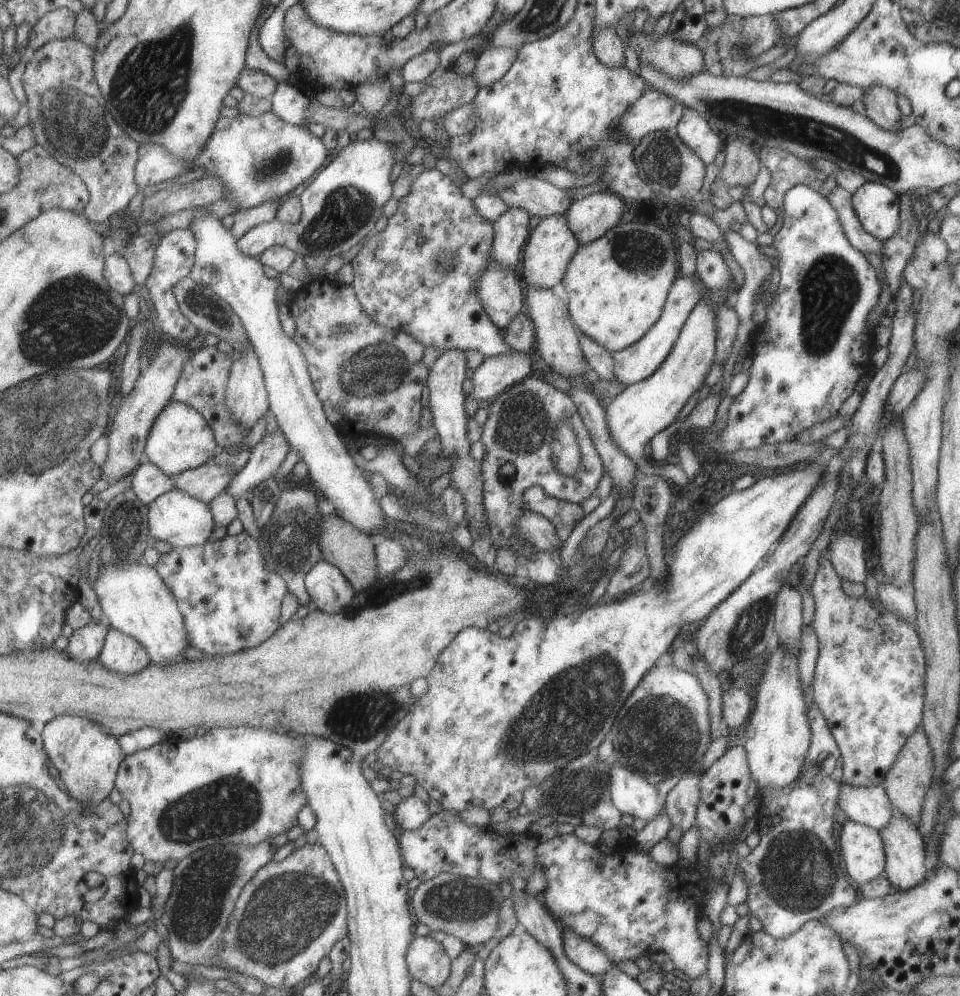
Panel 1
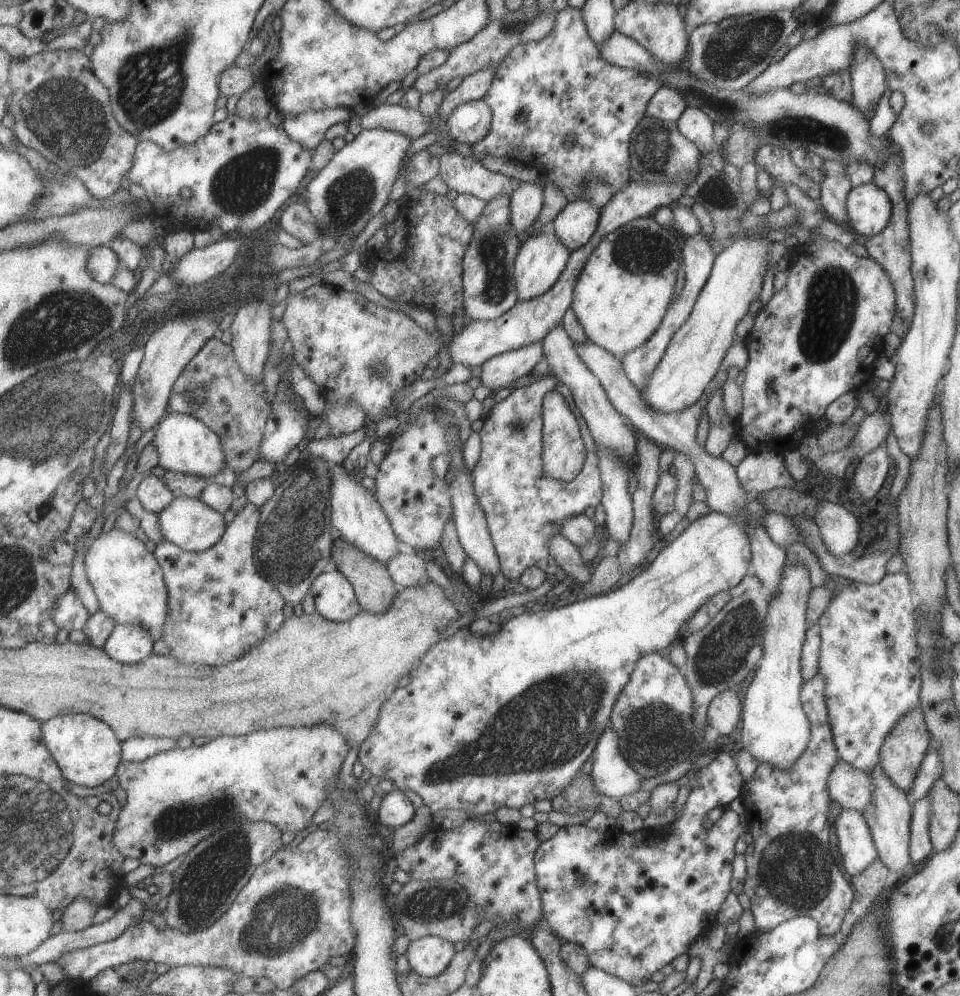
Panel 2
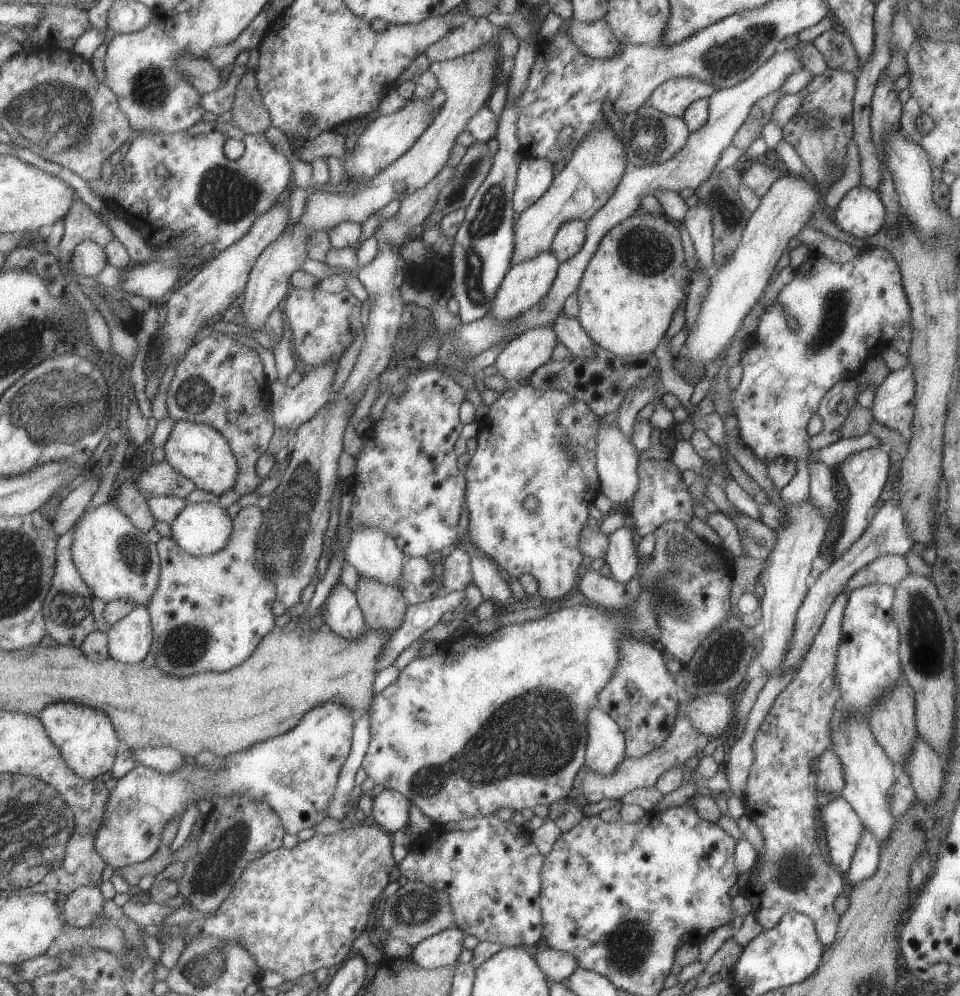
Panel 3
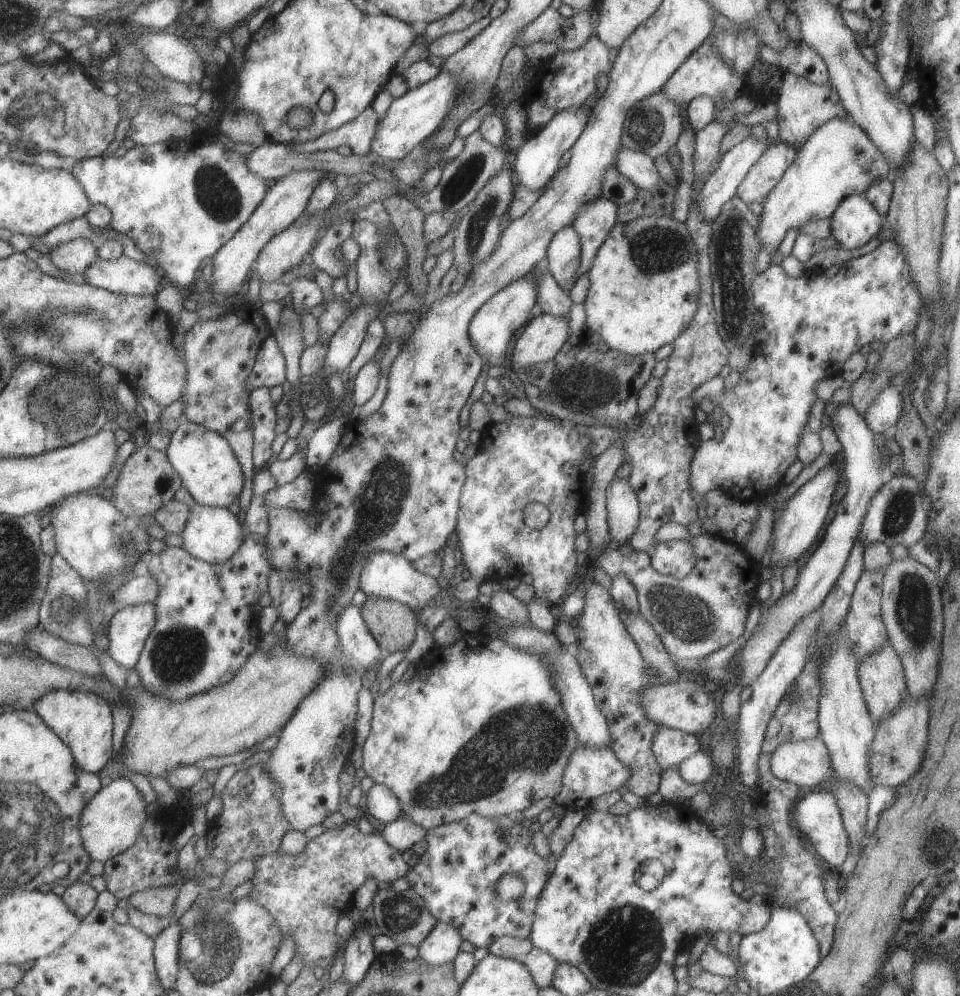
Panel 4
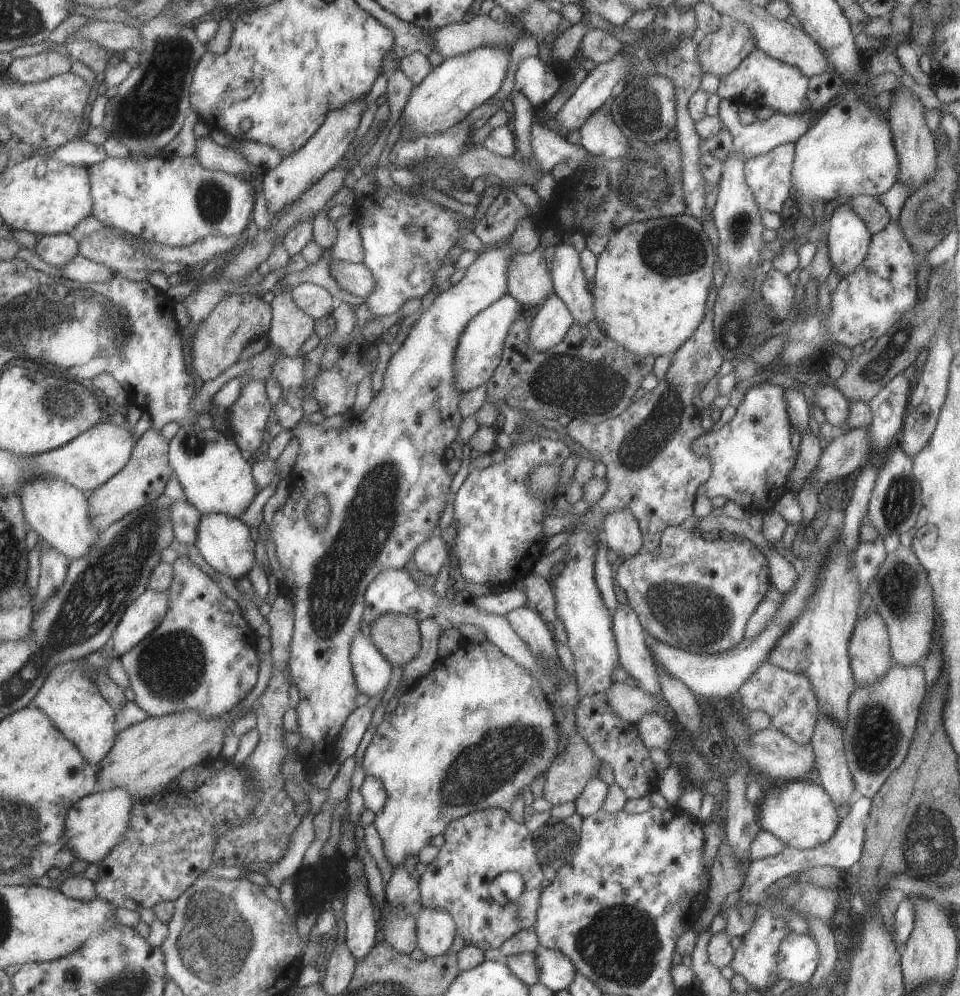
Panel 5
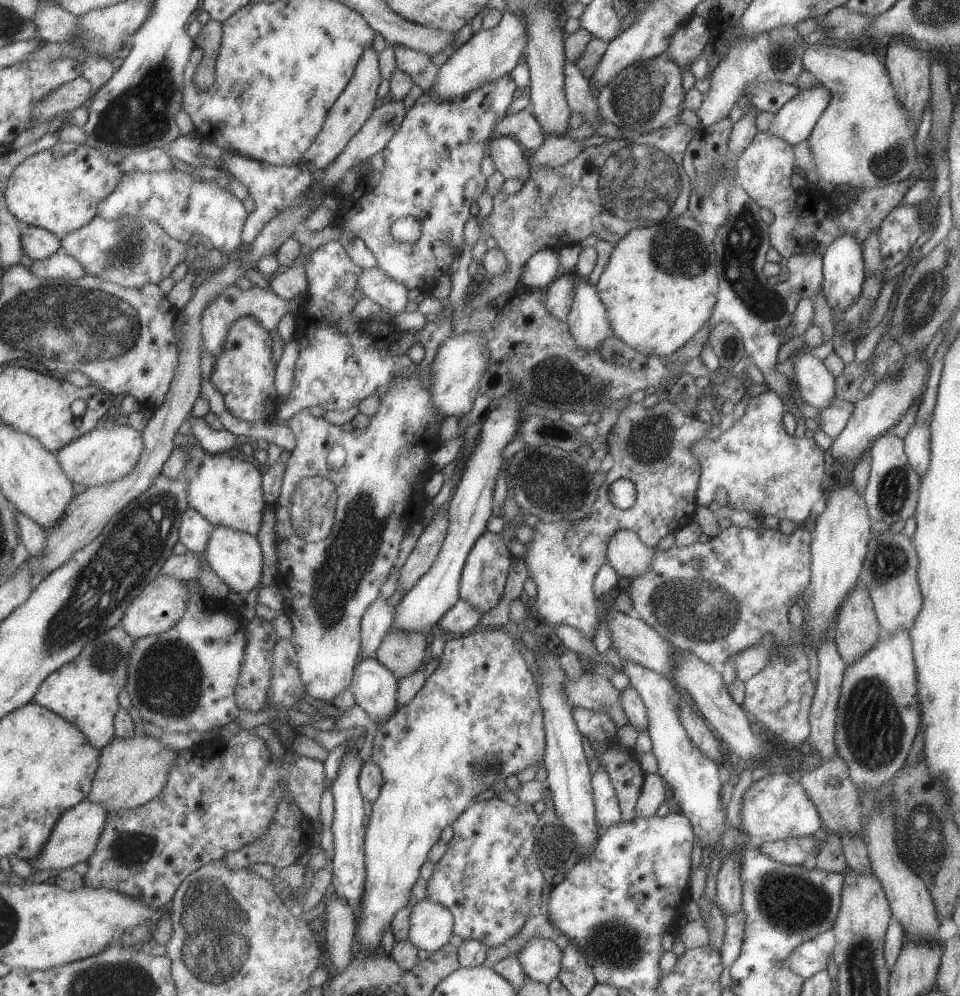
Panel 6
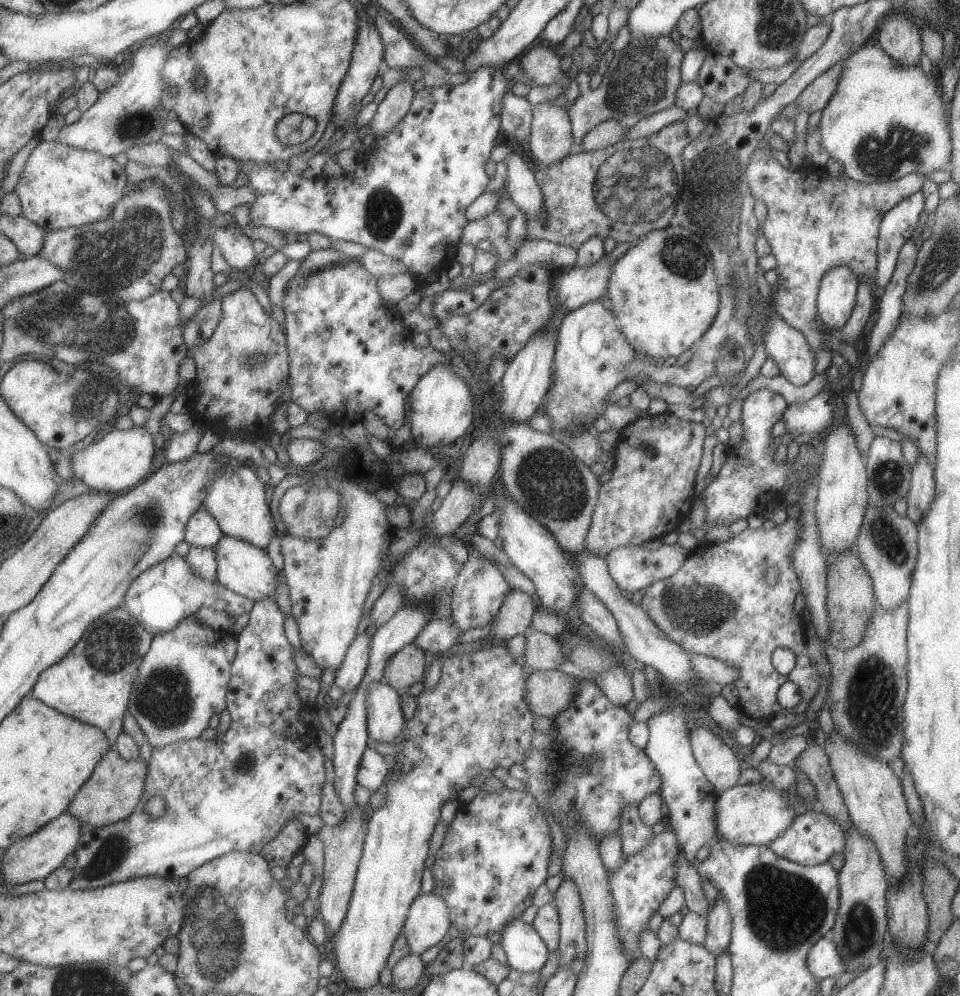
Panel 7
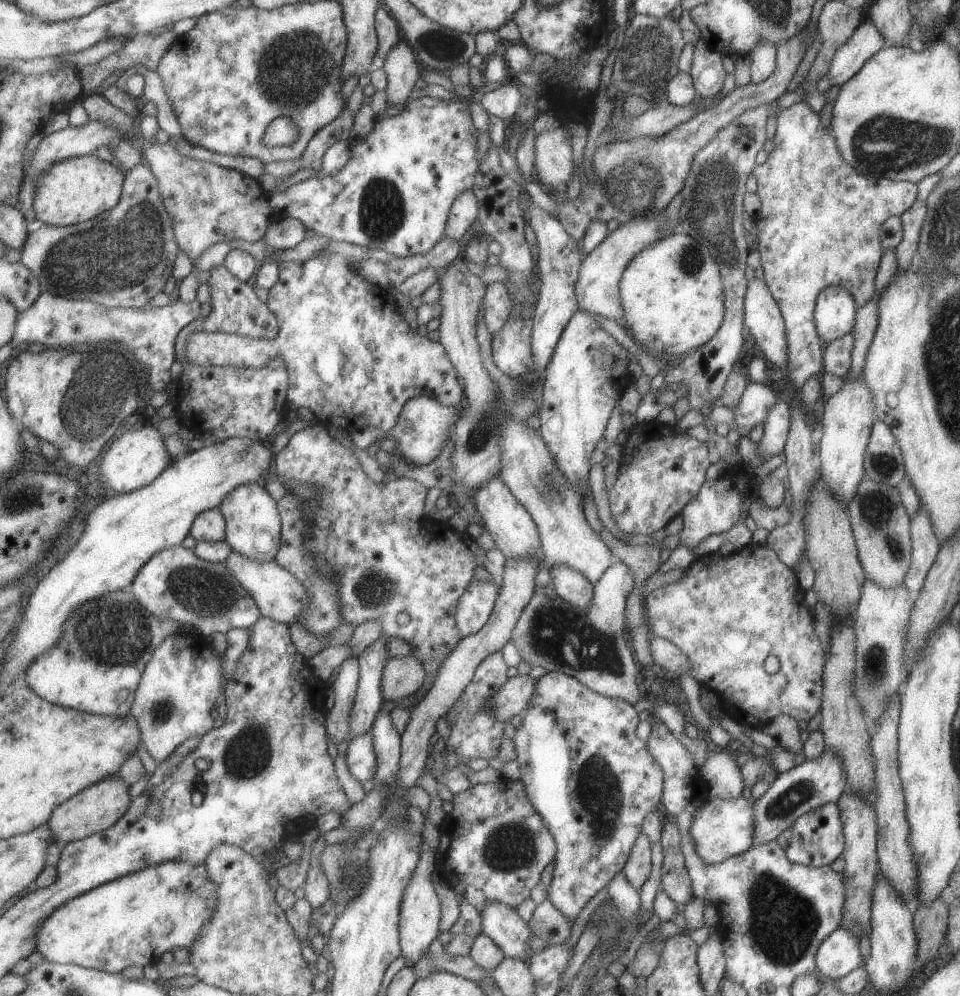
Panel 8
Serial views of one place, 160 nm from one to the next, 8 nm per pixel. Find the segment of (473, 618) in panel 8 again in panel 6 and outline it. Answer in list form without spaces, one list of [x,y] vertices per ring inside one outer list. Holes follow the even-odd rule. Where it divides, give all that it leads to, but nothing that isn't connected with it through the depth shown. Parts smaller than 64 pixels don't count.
[[[510,522],[506,526],[503,525],[504,527],[505,531],[501,530],[498,534],[490,533],[485,529],[485,532],[473,543],[460,572],[458,598],[470,604],[481,614],[496,607],[503,594],[510,557],[506,544],[507,540],[514,536],[513,525],[510,526]]]

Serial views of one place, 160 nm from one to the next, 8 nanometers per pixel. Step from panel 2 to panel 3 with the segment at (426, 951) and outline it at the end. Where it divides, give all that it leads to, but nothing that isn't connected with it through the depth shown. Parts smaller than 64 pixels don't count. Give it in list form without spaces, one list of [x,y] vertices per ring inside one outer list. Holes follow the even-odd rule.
[[[457,927],[442,930],[416,944],[410,958],[426,969],[446,967],[457,962],[465,935]]]

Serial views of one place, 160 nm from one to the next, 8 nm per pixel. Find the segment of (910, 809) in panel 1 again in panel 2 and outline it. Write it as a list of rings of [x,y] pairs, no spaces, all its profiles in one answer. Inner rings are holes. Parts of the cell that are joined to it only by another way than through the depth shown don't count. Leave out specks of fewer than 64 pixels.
[[[917,705],[916,707],[911,707],[907,713],[891,726],[890,733],[886,734],[882,745],[879,747],[878,764],[893,785],[907,792],[914,781],[919,763],[929,748],[930,736],[924,723],[922,710]]]

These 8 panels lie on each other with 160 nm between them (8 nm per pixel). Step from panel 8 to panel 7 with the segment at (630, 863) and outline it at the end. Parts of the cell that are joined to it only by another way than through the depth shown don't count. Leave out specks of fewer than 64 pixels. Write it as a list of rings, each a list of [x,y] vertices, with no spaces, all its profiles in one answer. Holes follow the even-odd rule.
[[[633,805],[623,807],[620,812],[620,843],[622,854],[630,857],[643,850],[648,840],[653,837],[651,827],[647,826]]]

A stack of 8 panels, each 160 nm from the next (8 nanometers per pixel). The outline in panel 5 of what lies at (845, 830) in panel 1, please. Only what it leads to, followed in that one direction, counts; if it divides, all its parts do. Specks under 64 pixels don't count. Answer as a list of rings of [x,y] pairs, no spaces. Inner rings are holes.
[[[803,779],[783,781],[781,786],[773,785],[763,793],[757,808],[760,828],[794,849],[812,849],[825,842],[835,833],[841,818],[821,785],[803,782]]]

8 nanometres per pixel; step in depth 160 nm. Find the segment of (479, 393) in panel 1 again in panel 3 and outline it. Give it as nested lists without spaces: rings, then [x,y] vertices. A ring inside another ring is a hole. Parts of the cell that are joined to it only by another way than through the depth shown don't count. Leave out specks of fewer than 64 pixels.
[[[552,327],[525,329],[505,344],[493,365],[502,376],[502,382],[527,382],[536,368],[549,361],[557,342]]]

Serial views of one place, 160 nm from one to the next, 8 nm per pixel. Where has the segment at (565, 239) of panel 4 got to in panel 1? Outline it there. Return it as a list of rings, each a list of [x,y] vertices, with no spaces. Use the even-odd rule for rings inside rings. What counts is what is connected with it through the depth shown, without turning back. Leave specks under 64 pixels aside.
[[[599,191],[570,202],[563,216],[578,244],[584,245],[618,224],[627,206],[618,196]]]

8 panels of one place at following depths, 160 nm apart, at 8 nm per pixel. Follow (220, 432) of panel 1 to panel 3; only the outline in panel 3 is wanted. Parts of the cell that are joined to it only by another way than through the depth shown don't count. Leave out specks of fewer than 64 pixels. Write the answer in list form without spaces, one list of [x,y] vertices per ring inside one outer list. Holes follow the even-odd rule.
[[[213,331],[208,337],[190,346],[186,356],[181,358],[175,370],[166,394],[167,410],[178,421],[205,423],[220,430],[234,450],[240,471],[234,490],[245,496],[255,492],[263,484],[262,475],[258,473],[258,460],[265,454],[271,444],[274,430],[273,404],[271,402],[270,384],[265,374],[263,358],[255,348],[235,340],[232,334]]]

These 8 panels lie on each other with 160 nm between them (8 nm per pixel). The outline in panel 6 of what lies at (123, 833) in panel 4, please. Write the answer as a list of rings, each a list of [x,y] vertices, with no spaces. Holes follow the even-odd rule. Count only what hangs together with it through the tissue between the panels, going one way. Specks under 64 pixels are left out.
[[[89,800],[80,802],[70,808],[53,829],[51,839],[42,853],[38,854],[35,861],[29,861],[33,872],[39,871],[62,871],[75,866],[77,862],[88,862],[90,856],[97,850],[102,830],[106,828],[109,811],[101,803],[92,803]]]

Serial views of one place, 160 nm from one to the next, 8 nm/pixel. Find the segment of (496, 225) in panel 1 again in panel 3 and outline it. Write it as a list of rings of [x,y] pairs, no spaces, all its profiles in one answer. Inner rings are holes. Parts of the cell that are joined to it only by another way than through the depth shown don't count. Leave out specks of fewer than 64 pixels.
[[[524,155],[516,170],[512,209],[517,216],[531,206],[552,181],[553,164],[549,159]]]

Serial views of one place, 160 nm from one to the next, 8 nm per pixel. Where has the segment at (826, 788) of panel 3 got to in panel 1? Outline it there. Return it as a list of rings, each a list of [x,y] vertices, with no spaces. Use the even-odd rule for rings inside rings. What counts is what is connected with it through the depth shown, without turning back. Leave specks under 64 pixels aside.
[[[839,785],[837,805],[846,819],[875,829],[877,832],[895,812],[884,786]]]

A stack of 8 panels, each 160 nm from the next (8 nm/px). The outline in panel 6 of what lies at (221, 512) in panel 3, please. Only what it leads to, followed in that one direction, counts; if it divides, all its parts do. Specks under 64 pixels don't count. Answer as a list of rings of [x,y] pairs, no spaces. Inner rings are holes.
[[[215,527],[205,554],[208,556],[212,570],[229,588],[232,597],[236,595],[243,597],[259,586],[265,570],[265,560],[263,560],[261,542],[255,535],[231,527]]]

